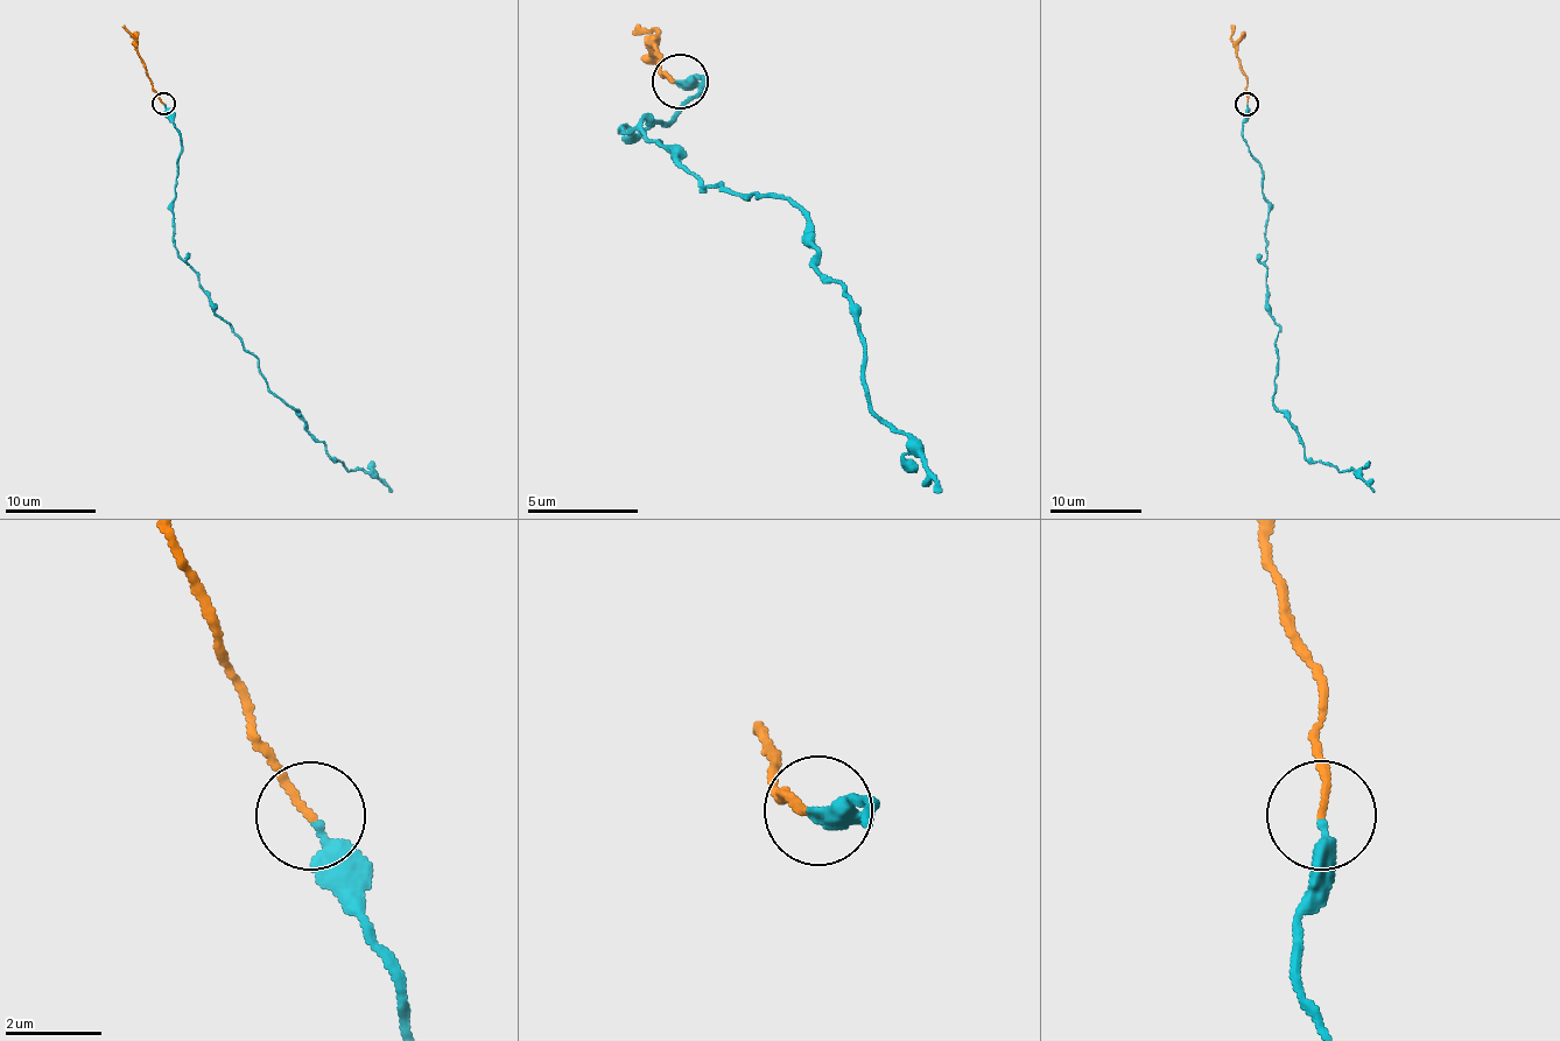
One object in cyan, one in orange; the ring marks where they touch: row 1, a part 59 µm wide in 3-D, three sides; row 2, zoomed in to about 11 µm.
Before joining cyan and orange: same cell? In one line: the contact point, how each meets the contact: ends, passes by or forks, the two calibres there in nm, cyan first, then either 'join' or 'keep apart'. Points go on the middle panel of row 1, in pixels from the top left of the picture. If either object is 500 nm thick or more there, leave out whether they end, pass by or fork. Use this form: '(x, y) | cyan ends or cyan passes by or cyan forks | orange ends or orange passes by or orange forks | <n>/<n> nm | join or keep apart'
(680, 82) | cyan ends | orange ends | 300/130 nm | join

